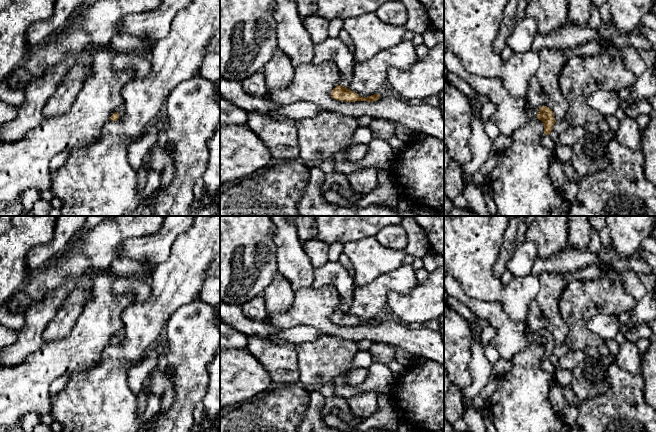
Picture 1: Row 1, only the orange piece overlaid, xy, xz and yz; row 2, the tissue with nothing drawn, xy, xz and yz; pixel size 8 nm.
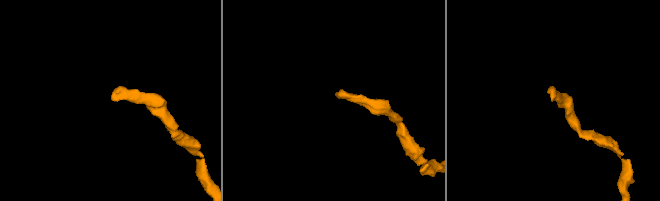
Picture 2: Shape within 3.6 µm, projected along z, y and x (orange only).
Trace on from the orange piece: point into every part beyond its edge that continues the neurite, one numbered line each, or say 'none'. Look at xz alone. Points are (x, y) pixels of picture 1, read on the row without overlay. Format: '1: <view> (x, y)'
1: xz (332, 273)

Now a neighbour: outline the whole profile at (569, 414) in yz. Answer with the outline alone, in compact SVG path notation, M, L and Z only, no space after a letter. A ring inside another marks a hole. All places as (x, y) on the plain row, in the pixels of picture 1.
M566 406L559 414L564 422L572 427L577 422L577 418L579 416L579 408Z

